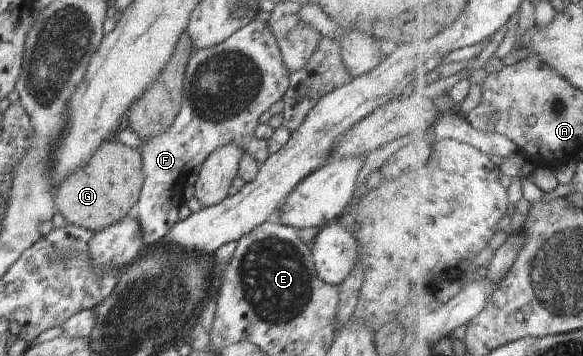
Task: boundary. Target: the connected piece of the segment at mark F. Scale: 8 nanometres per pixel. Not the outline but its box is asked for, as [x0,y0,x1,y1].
[132,19,290,248]

